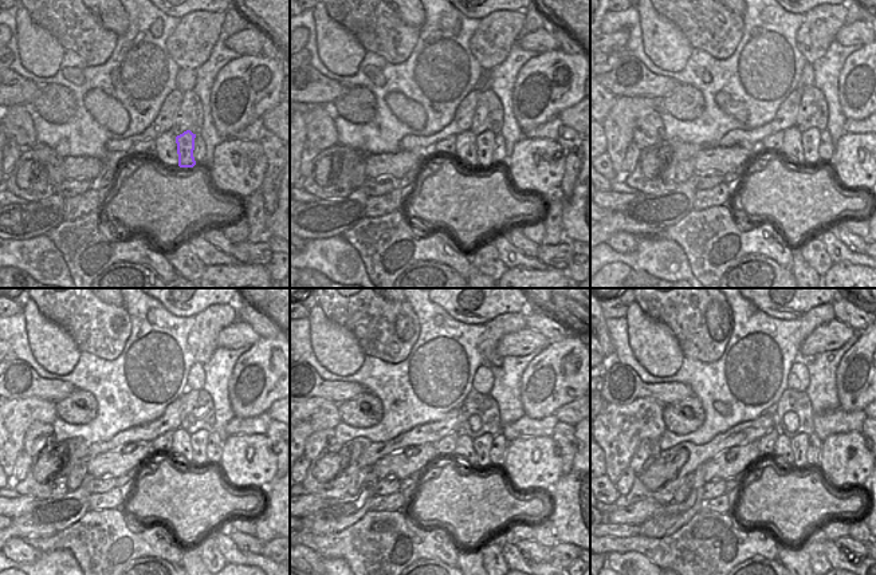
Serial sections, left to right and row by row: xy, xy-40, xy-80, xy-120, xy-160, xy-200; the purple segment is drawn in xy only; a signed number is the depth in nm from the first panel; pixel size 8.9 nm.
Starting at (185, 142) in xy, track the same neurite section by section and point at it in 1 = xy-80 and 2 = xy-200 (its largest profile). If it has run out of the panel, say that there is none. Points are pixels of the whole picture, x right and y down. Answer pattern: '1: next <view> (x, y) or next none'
1: next xy-80 (785, 141)
2: next xy-200 (782, 455)

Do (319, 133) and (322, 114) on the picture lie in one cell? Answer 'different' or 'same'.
same

